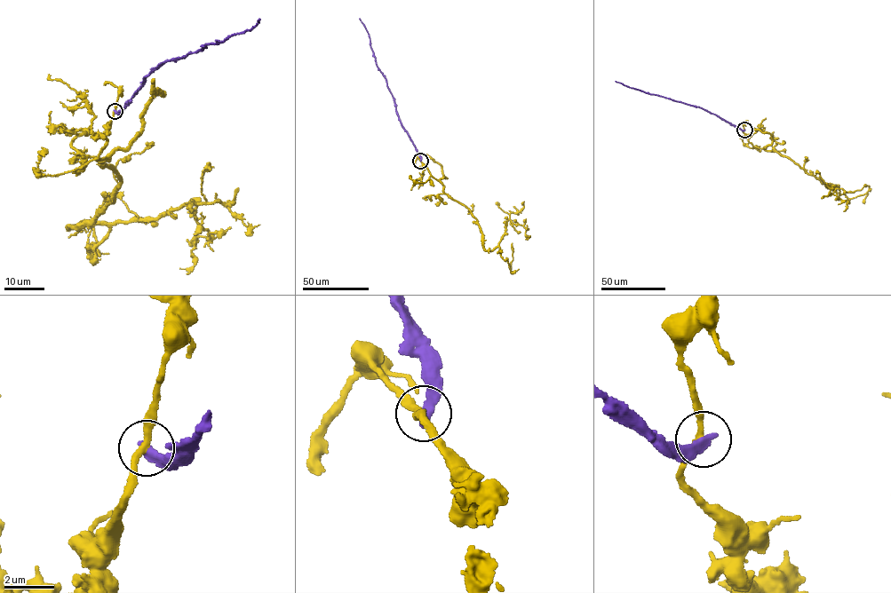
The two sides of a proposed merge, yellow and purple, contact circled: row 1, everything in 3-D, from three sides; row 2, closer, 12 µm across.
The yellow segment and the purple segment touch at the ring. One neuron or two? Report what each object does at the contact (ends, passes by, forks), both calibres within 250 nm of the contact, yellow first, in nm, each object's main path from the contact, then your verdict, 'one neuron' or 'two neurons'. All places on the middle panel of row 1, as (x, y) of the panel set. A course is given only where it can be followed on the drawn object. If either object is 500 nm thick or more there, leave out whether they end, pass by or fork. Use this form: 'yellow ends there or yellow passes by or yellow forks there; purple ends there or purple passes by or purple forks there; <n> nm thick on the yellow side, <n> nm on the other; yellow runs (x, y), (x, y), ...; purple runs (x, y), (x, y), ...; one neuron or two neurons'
yellow passes by; purple ends there; 240 nm thick on the yellow side, 400 nm on the other; yellow runs (420, 160), (443, 192), (476, 219), (483, 249), (500, 248), (511, 272), (512, 243); purple runs (420, 160), (401, 125), (394, 98), (376, 64), (369, 34), (359, 18); two neurons

